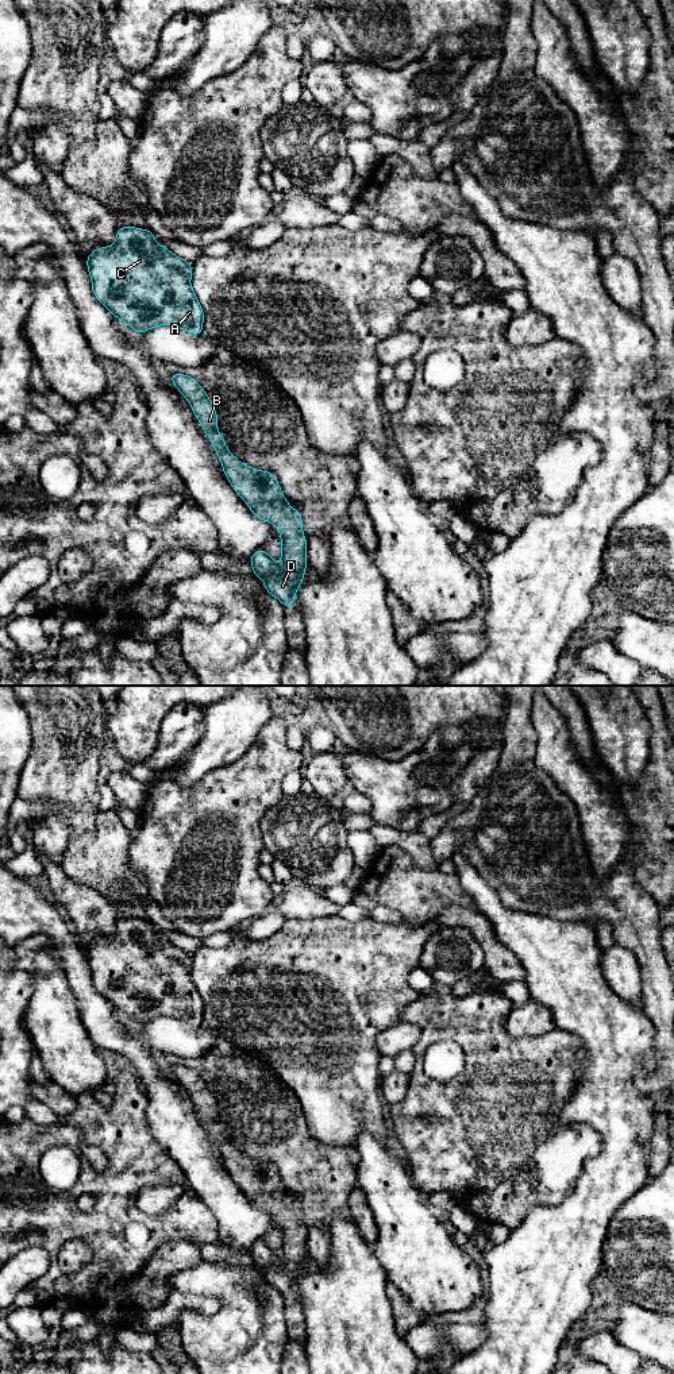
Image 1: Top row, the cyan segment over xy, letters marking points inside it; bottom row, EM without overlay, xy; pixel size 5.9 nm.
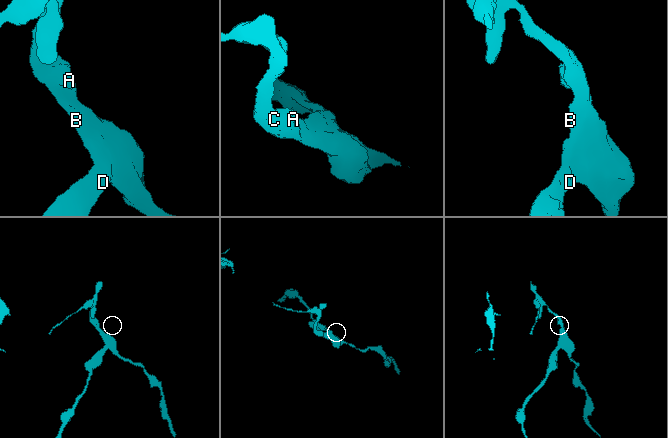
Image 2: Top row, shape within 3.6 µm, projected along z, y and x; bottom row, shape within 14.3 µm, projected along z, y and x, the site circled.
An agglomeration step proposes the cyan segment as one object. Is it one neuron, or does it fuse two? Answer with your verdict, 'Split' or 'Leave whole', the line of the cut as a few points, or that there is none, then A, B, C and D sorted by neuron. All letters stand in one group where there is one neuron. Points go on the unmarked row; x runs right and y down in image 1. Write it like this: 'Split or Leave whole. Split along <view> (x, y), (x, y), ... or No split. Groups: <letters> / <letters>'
Split. Split along xy (228, 1168), (254, 1168), (282, 1216), (303, 1226). Groups: A B C / D

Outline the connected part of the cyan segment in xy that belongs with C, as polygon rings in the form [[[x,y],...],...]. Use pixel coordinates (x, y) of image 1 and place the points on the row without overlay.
[[[118,918],[116,934],[92,942],[85,953],[97,992],[136,1026],[159,1016],[203,1024],[204,1003],[190,977],[192,954],[159,937],[151,922]]]

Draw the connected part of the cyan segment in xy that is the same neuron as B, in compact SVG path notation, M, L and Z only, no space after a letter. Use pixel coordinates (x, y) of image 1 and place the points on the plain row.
M181 1064L170 1066L169 1070L174 1074L182 1088L189 1092L190 1100L196 1105L201 1119L208 1124L208 1130L216 1141L223 1157L224 1166L227 1169L234 1169L244 1165L250 1169L257 1169L261 1180L261 1188L265 1192L276 1194L281 1200L284 1209L282 1217L297 1226L304 1226L301 1213L303 1204L294 1201L285 1190L277 1167L269 1162L261 1162L236 1151L230 1143L223 1127L217 1122L216 1097L208 1089L200 1074Z

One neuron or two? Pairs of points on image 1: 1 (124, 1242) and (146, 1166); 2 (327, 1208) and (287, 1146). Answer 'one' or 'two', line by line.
1: one
2: one

